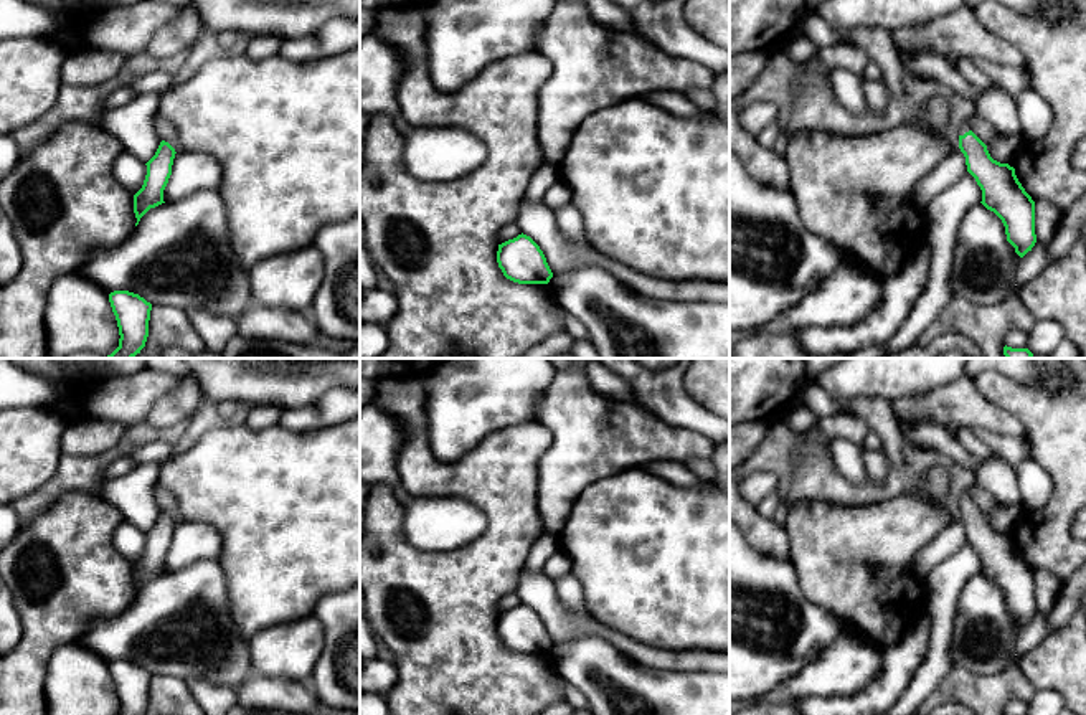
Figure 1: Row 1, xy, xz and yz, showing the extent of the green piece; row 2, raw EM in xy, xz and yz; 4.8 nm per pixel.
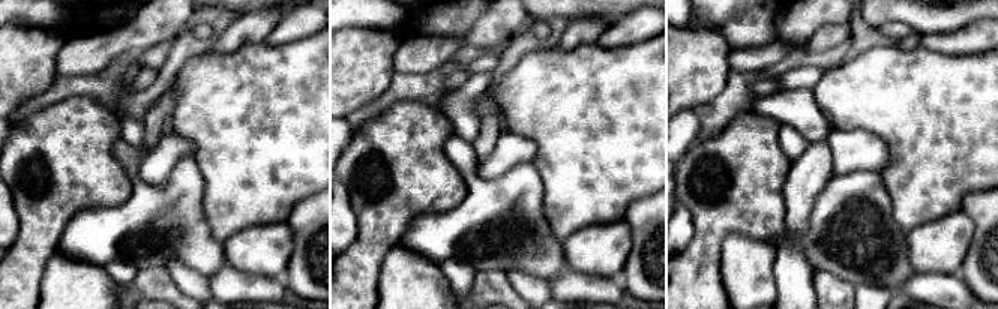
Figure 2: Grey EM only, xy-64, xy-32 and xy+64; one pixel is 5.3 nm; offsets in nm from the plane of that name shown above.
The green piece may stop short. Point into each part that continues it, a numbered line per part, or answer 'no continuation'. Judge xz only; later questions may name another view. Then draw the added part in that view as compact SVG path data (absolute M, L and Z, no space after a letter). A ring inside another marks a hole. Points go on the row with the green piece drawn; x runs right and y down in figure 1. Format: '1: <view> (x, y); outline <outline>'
no continuation

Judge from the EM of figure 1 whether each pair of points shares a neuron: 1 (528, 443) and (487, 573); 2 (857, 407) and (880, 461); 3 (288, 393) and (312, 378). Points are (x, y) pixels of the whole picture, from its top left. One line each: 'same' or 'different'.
1: same
2: different
3: same

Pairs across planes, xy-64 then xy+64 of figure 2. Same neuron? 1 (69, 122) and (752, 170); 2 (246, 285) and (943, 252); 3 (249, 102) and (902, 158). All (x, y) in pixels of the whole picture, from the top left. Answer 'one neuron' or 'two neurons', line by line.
1: one neuron
2: two neurons
3: one neuron

